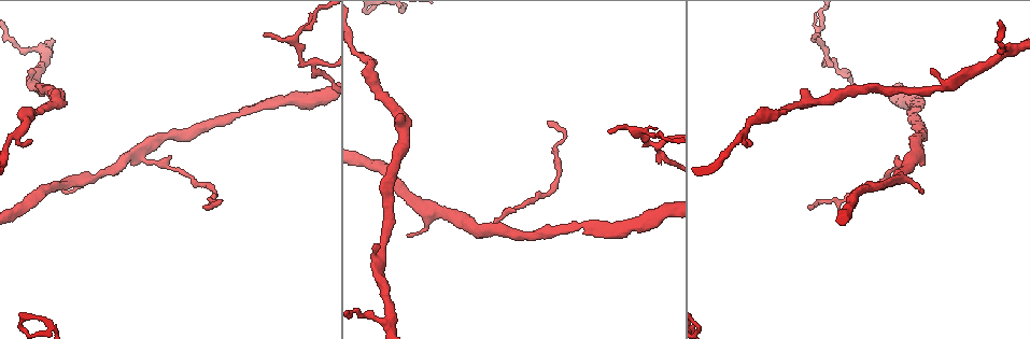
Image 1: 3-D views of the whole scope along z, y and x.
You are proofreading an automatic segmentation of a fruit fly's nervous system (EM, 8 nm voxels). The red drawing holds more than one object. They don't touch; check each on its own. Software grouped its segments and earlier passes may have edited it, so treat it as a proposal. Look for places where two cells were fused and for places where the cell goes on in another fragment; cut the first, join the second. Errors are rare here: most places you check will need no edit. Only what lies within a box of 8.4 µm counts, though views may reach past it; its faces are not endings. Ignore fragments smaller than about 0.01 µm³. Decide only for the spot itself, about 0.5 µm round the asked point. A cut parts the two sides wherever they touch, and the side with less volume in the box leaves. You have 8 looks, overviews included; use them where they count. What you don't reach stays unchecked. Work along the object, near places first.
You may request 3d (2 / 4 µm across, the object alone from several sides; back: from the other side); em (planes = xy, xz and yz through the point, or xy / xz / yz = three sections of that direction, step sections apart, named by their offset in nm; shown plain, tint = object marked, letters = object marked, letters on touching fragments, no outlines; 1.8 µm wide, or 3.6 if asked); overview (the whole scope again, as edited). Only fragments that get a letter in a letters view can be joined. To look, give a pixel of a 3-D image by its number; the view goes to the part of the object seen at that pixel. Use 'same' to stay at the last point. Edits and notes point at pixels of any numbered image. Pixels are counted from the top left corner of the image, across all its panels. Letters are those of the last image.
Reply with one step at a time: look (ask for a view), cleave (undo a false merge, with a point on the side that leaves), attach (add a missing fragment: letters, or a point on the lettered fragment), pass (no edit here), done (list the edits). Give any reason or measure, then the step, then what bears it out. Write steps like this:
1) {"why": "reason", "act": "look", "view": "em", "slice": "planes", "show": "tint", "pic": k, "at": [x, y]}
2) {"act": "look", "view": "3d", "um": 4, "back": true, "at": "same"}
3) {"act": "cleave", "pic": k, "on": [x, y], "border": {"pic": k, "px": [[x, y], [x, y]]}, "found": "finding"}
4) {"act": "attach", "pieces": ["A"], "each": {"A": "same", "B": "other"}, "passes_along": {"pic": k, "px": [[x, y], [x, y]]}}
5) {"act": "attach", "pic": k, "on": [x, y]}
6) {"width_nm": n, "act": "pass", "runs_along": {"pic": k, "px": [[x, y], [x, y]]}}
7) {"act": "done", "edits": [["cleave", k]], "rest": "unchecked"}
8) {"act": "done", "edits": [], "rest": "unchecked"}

{"why": "tapers out", "act": "look", "view": "em", "slice": "planes", "show": "letters", "pic": 1, "at": [30, 140]}

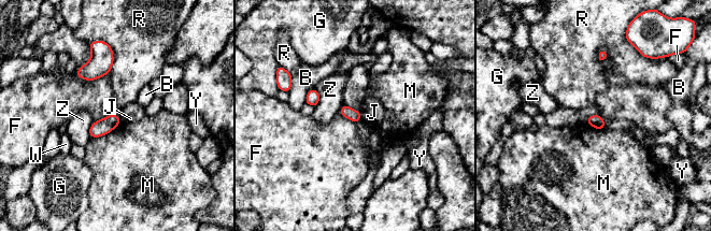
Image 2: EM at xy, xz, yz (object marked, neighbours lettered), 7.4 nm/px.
{"act": "pass", "each": {"B": "other", "F": "other", "G": "other", "J": "other", "M": "other", "R": "other", "W": "other", "Y": "other", "Z": "other"}, "border": {"pic": 2, "px": [[89, 46], [76, 72], [86, 81]]}, "found": "none of them fits"}

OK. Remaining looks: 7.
{"why": "free end", "act": "look", "view": "em", "um": 3.6, "slice": "planes", "show": "tint", "pic": 1, "at": [63, 191]}

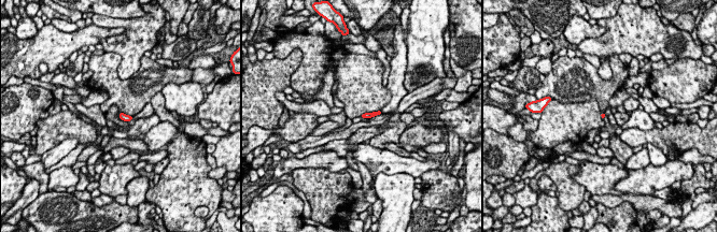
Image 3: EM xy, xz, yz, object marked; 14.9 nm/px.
{"why": "see the neighbours", "act": "look", "view": "em", "um": 3.6, "slice": "planes", "show": "letters", "at": "same"}

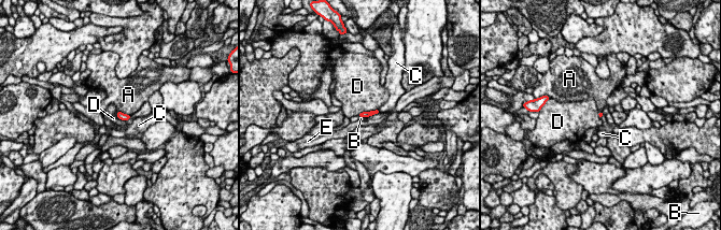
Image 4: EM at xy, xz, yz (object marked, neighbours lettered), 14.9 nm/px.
{"act": "pass", "each": {"A": "other", "B": "other", "C": "other", "D": "other", "E": "other"}, "found": "none of them fits"}

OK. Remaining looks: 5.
{"why": "free end", "act": "look", "view": "em", "um": 3.6, "slice": "xy", "step": 4, "show": "letters", "pic": 1, "at": [376, 243]}

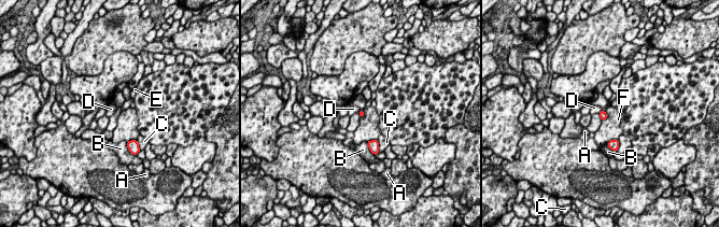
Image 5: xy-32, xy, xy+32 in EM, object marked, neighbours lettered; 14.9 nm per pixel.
{"act": "pass", "each": {"A": "other", "B": "other", "C": "other", "D": "other", "E": "other", "F": "other"}, "border": {"pic": 5, "px": [[605, 111], [607, 116], [602, 121]]}, "found": "no lettered fragment goes on from it"}

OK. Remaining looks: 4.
{"why": "arms part here", "act": "look", "view": "em", "um": 3.6, "slice": "xy", "step": 4, "show": "letters", "pic": 1, "at": [660, 147]}

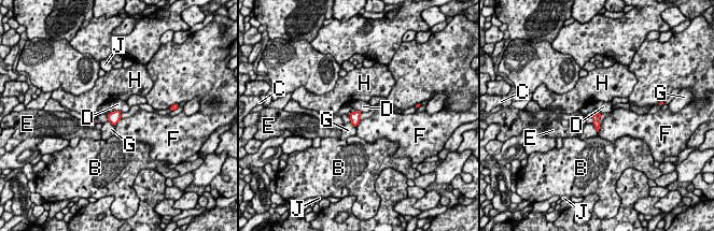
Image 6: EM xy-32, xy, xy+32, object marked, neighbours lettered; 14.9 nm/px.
{"act": "pass", "each": {"B": "other", "C": "other", "D": "other", "E": "other", "F": "other", "G": "other", "H": "other", "J": "other"}, "border": {"pic": 6, "px": [[114, 110], [122, 112]]}, "found": "all the same cell"}

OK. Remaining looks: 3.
{"act": "done", "edits": [], "rest": "unchecked"}

